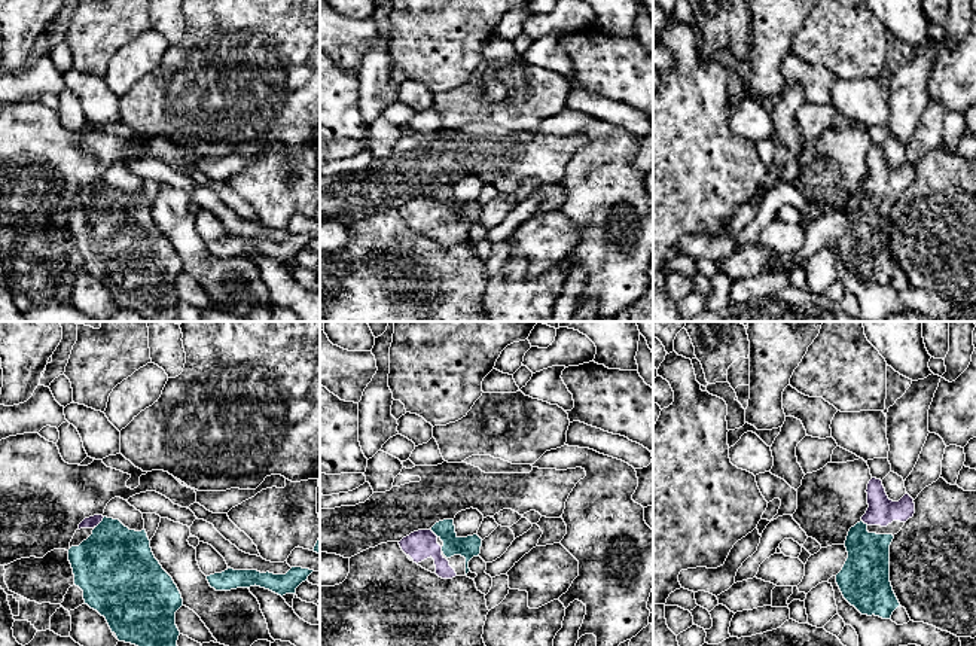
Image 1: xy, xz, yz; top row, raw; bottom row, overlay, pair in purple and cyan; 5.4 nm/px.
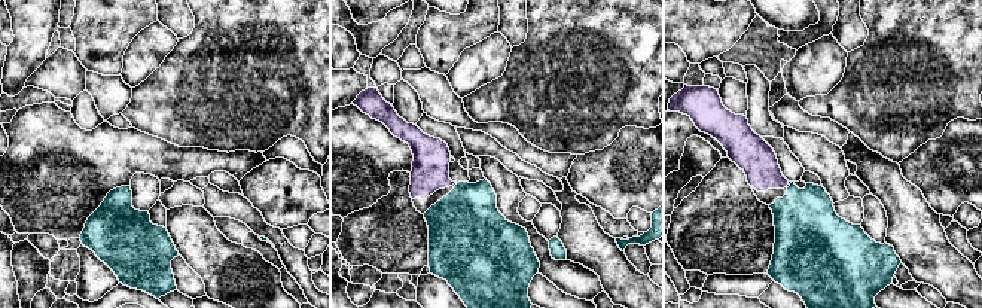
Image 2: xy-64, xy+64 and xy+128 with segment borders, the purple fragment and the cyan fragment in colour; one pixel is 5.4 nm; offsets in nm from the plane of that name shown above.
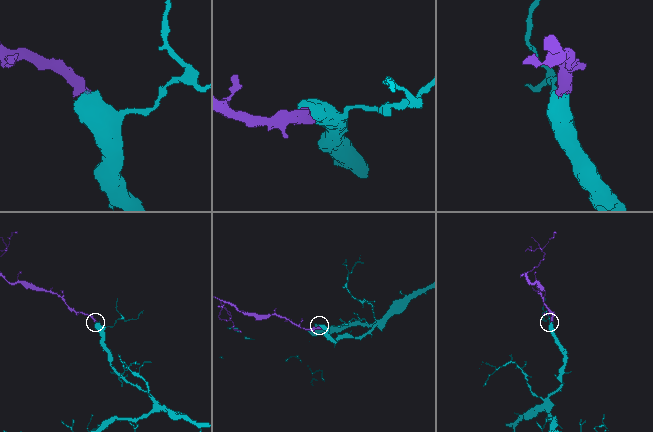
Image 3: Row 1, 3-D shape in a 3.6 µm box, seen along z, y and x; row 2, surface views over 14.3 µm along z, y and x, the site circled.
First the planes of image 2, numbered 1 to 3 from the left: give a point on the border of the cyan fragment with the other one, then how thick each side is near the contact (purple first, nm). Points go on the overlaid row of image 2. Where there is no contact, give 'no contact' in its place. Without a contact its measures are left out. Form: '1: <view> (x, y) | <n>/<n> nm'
1: no contact
2: no contact
3: no contact

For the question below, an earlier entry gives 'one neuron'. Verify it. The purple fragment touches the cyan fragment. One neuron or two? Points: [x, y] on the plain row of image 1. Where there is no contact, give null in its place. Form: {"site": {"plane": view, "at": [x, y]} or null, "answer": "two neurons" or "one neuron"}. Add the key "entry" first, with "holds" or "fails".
{"entry": "holds", "site": {"plane": "xy", "at": [100, 188]}, "answer": "one neuron"}

